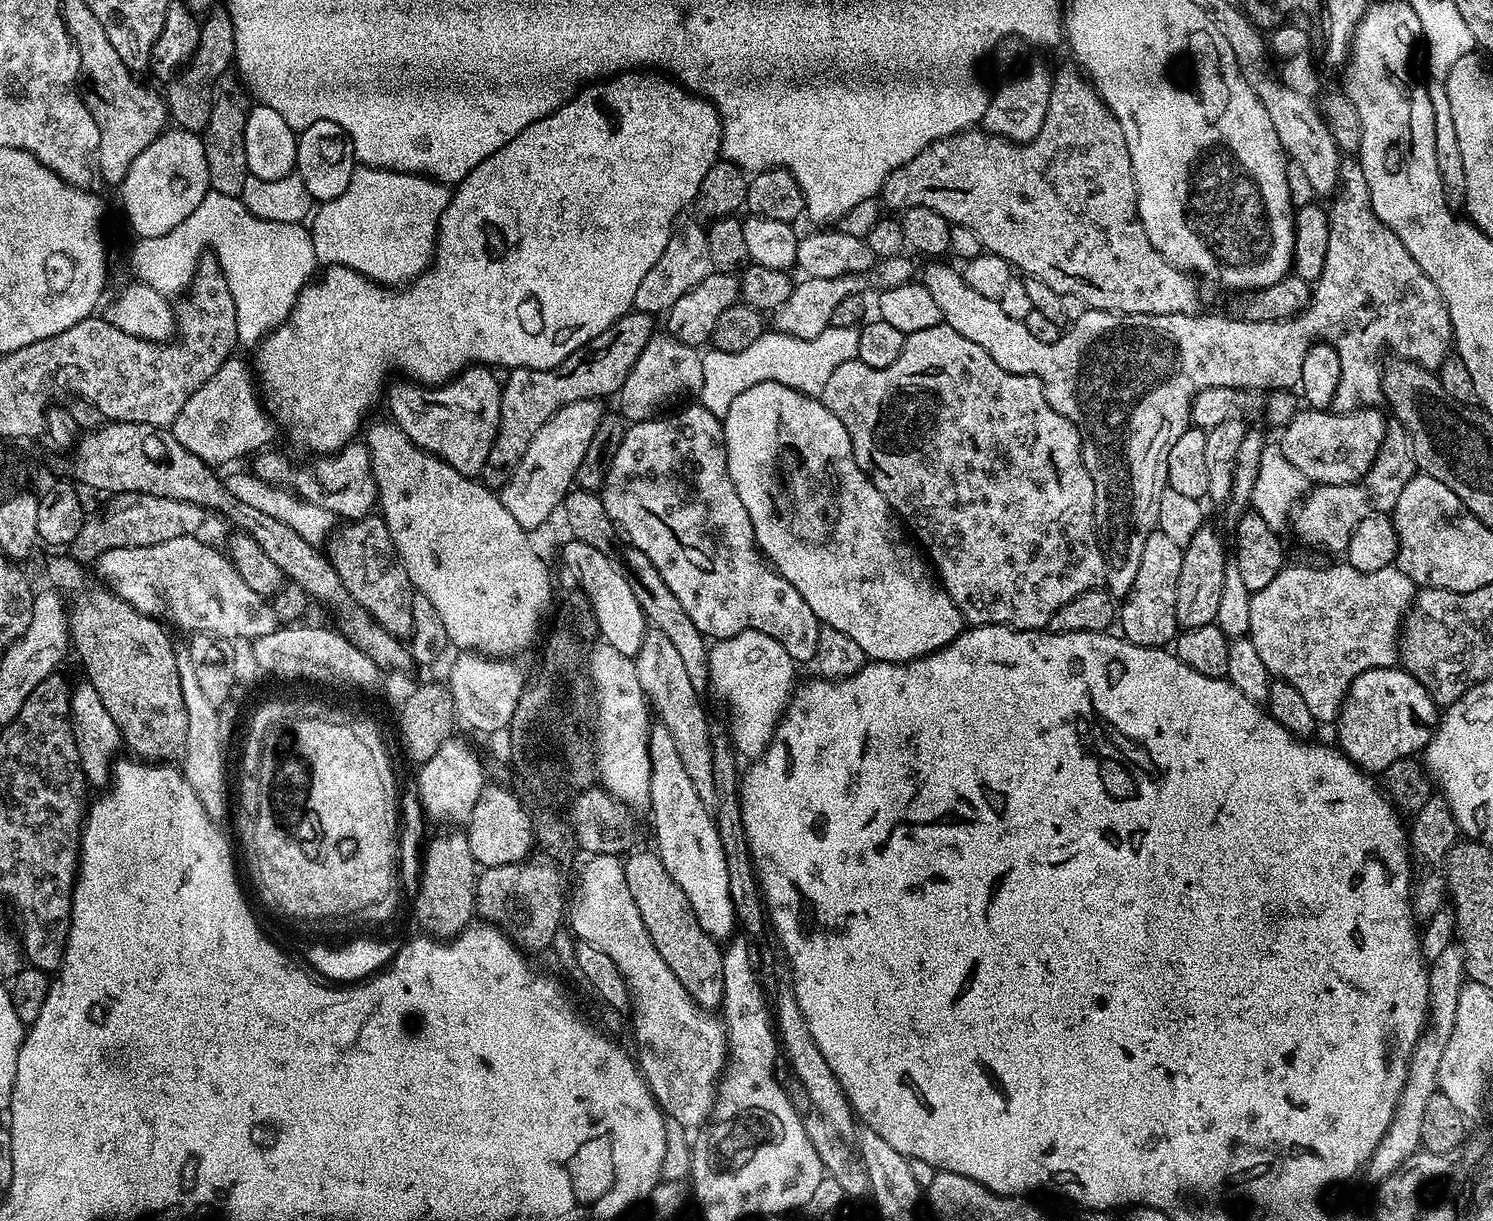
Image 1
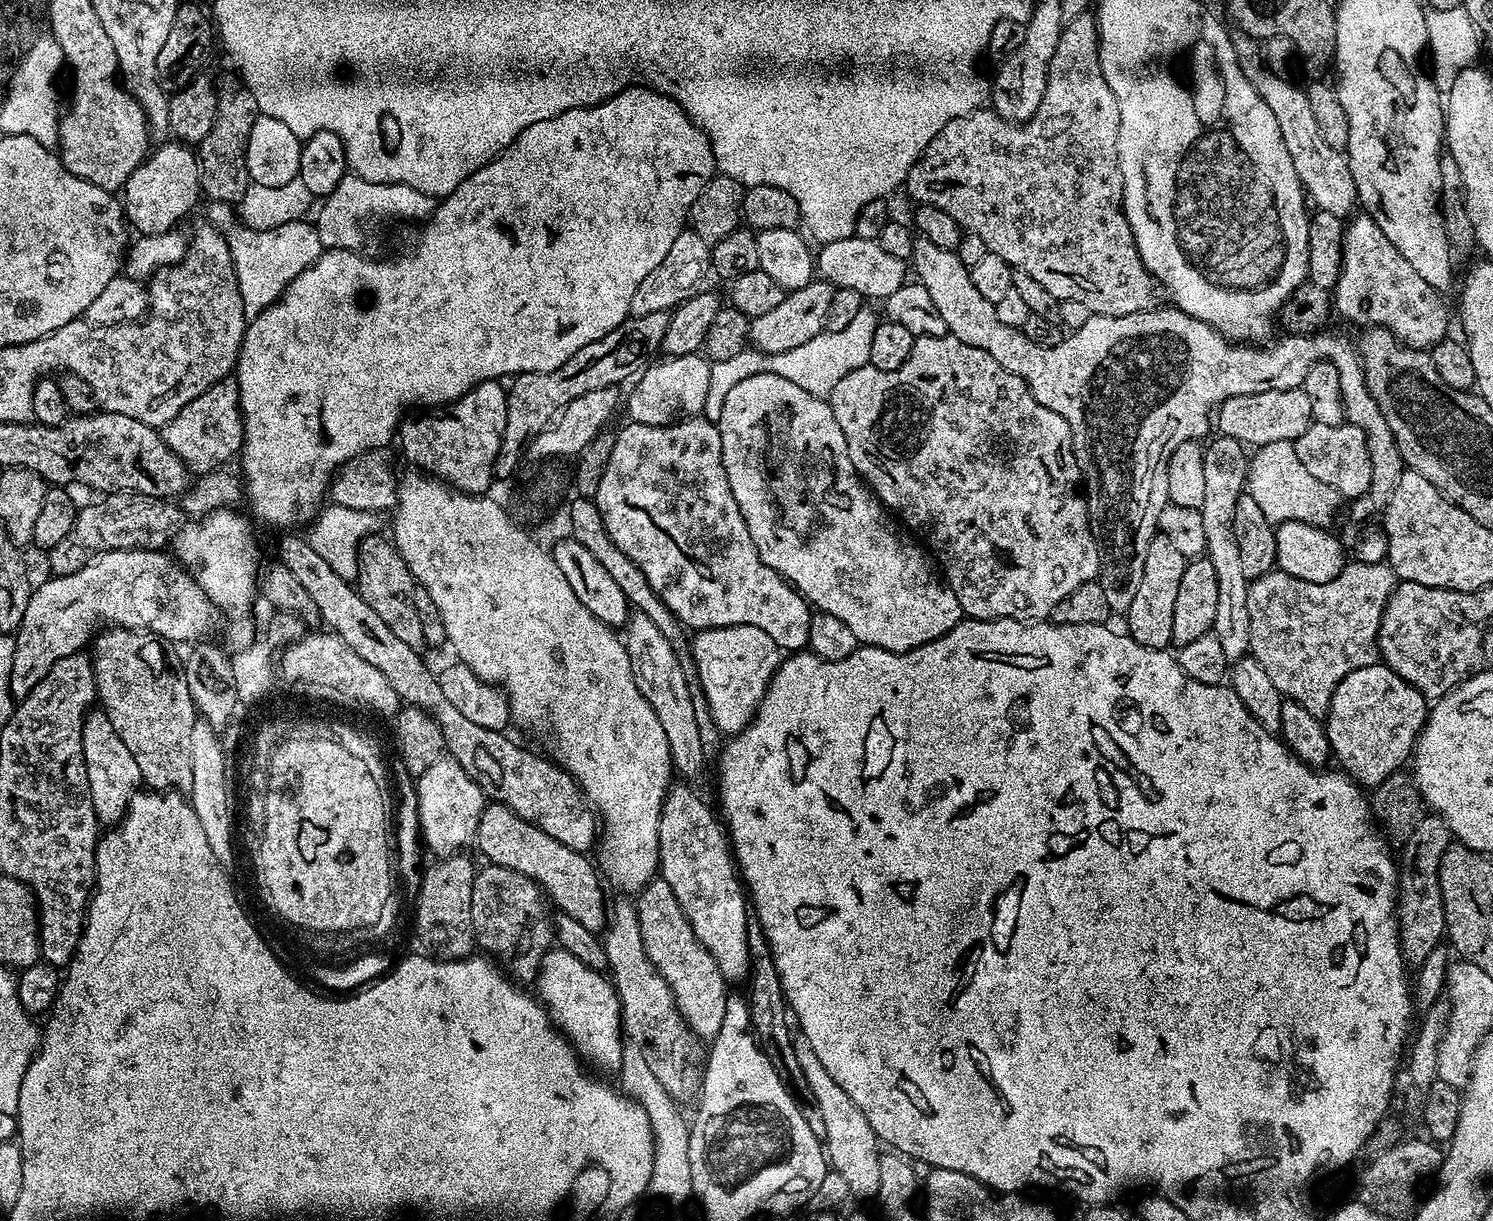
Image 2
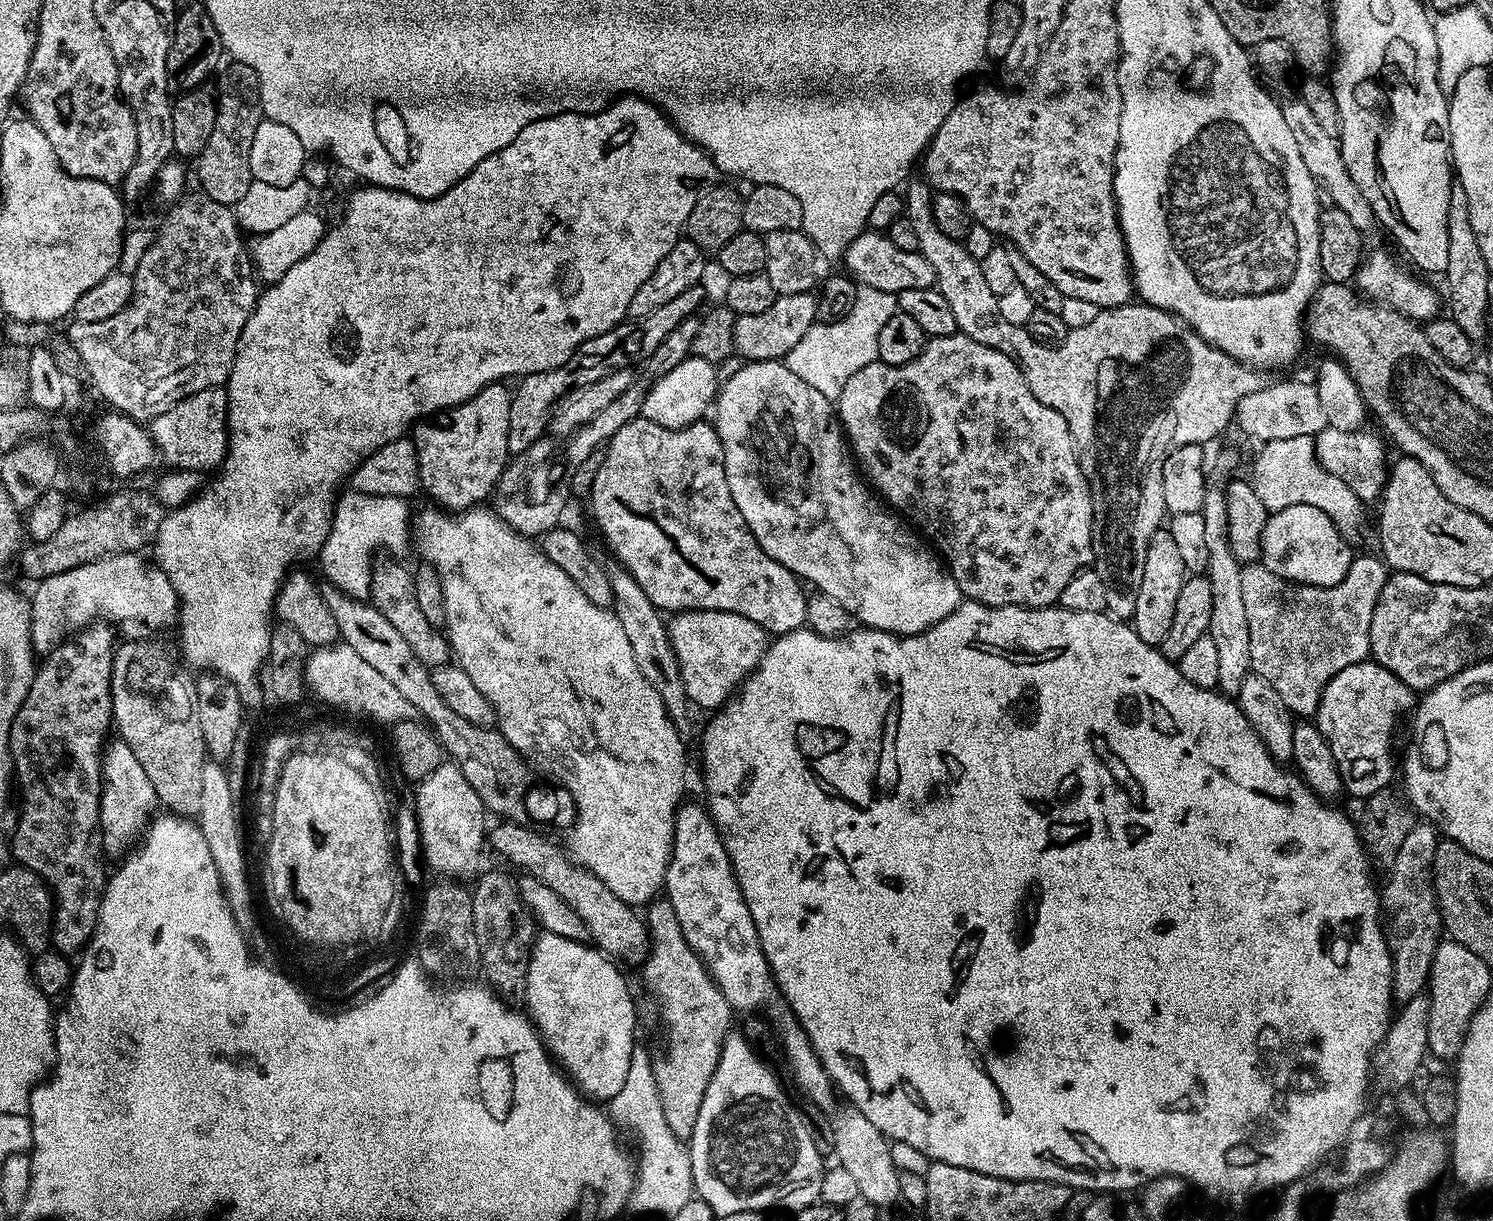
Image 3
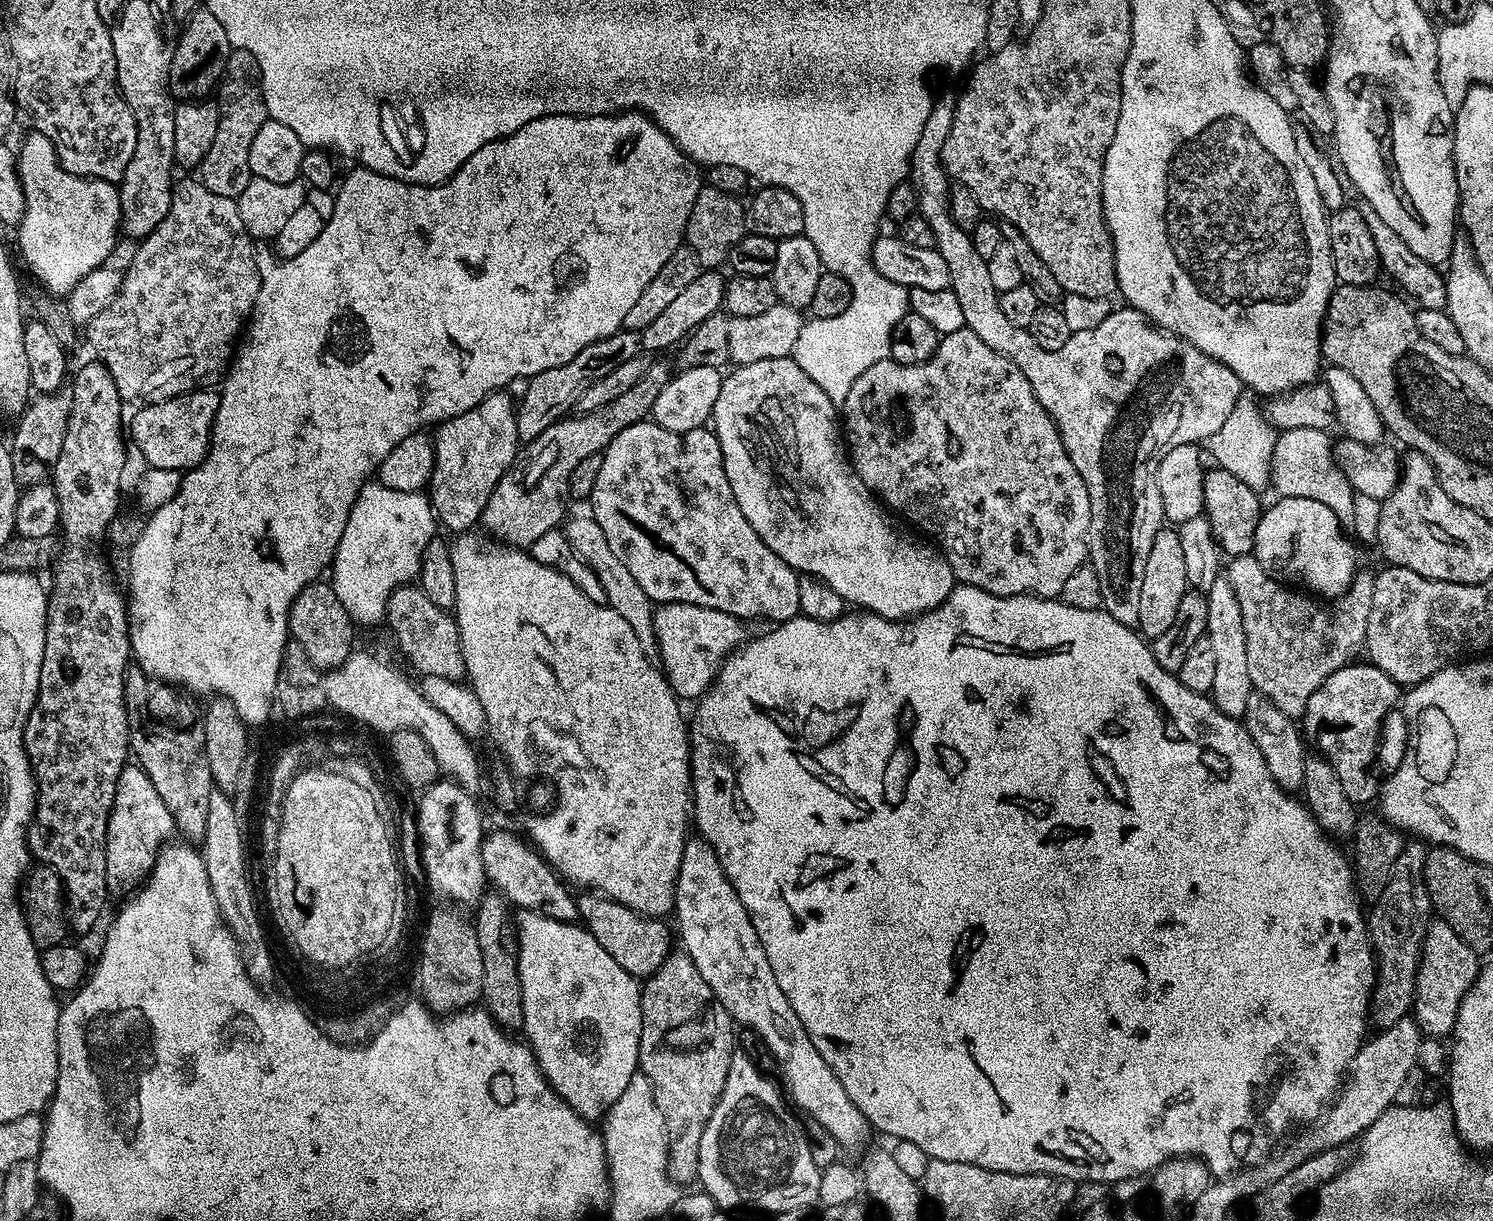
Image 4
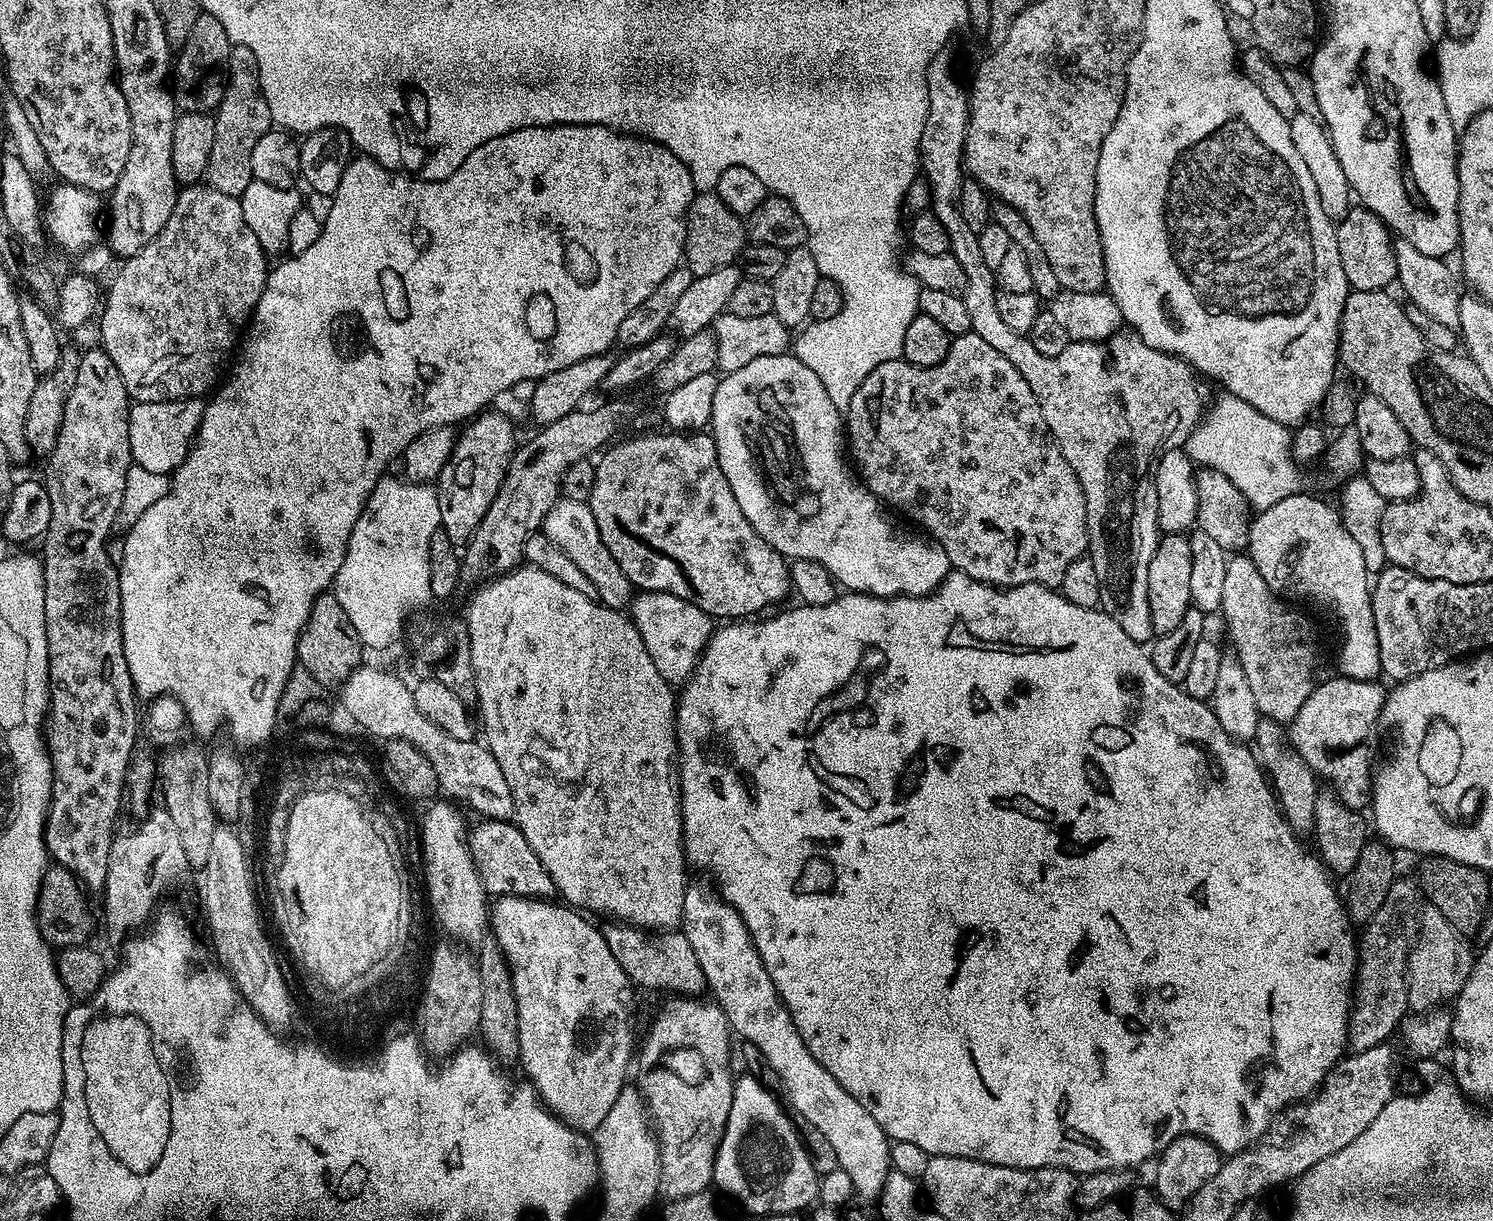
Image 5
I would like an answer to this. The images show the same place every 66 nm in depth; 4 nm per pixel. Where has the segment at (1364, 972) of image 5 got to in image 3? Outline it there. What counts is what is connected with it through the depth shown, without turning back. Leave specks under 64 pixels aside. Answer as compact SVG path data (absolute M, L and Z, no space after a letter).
M1416 823L1387 869L1388 881L1382 884L1380 906L1384 937L1392 955L1392 995L1400 1006L1425 991L1436 947L1442 939L1440 907L1432 885L1434 850L1438 850L1440 842L1441 837L1433 825Z

